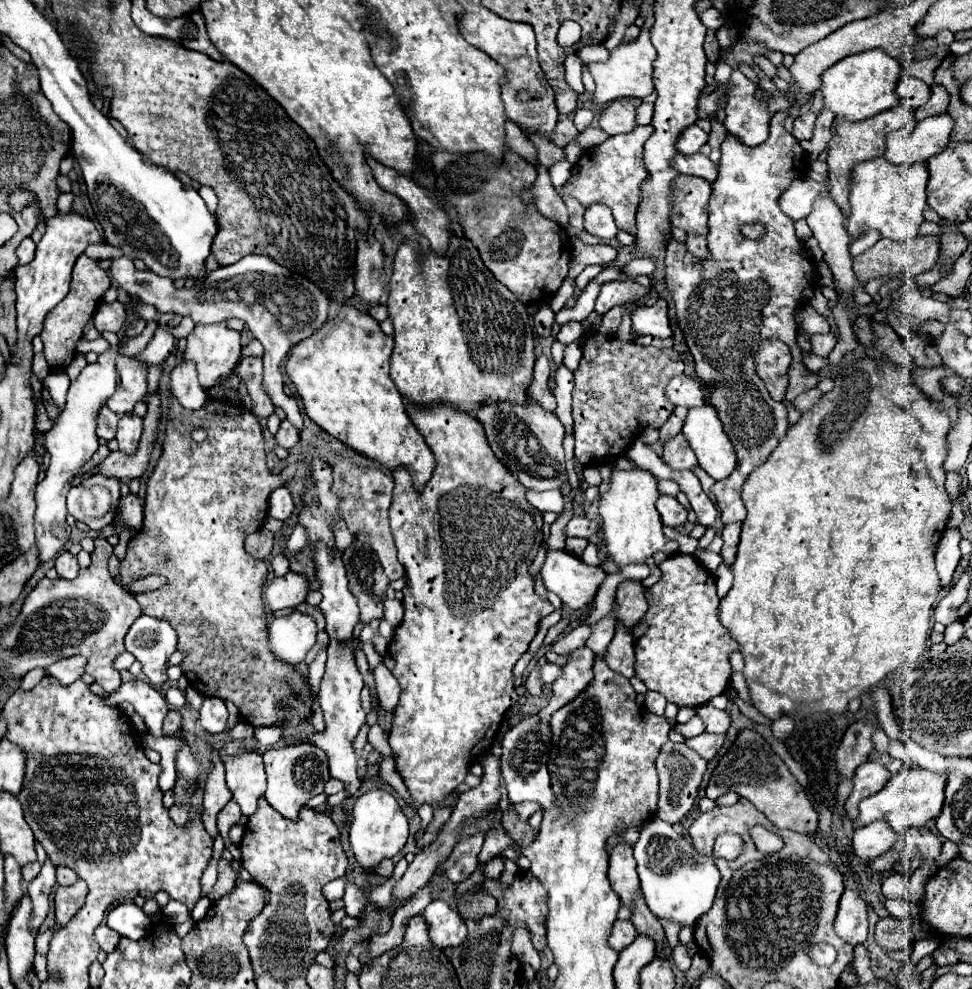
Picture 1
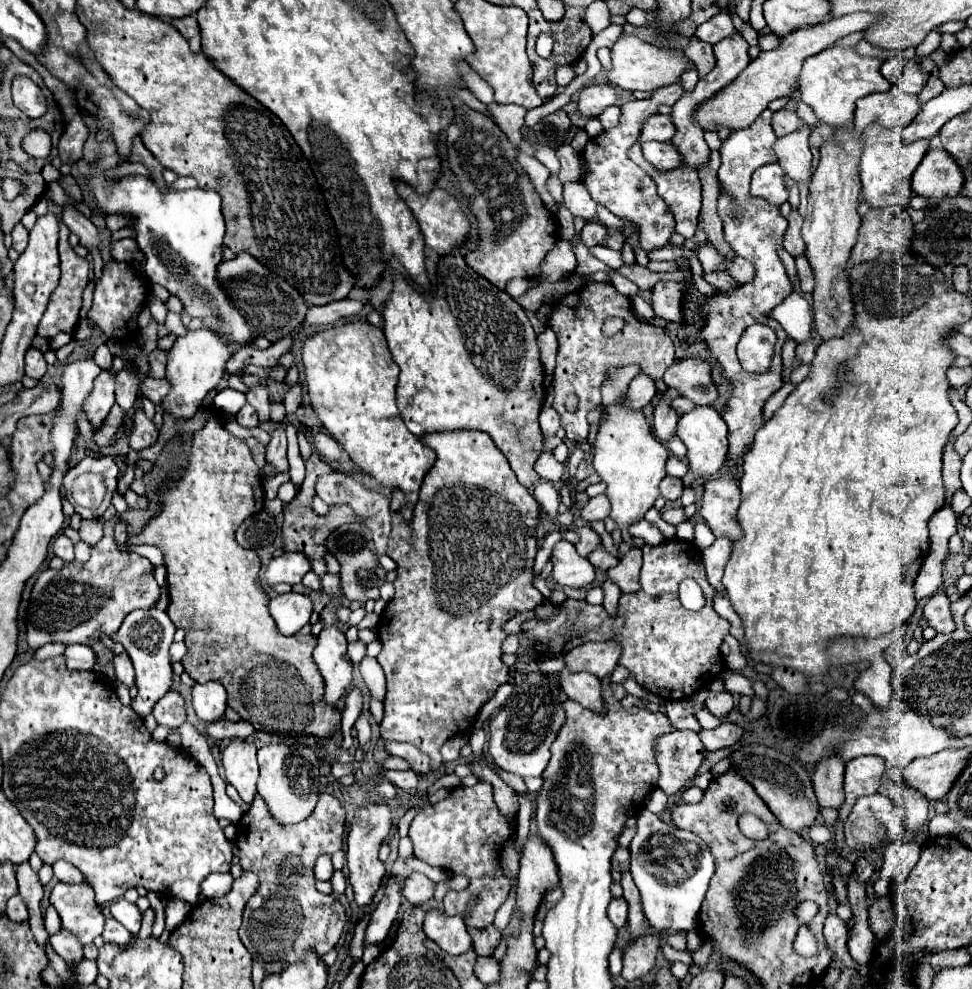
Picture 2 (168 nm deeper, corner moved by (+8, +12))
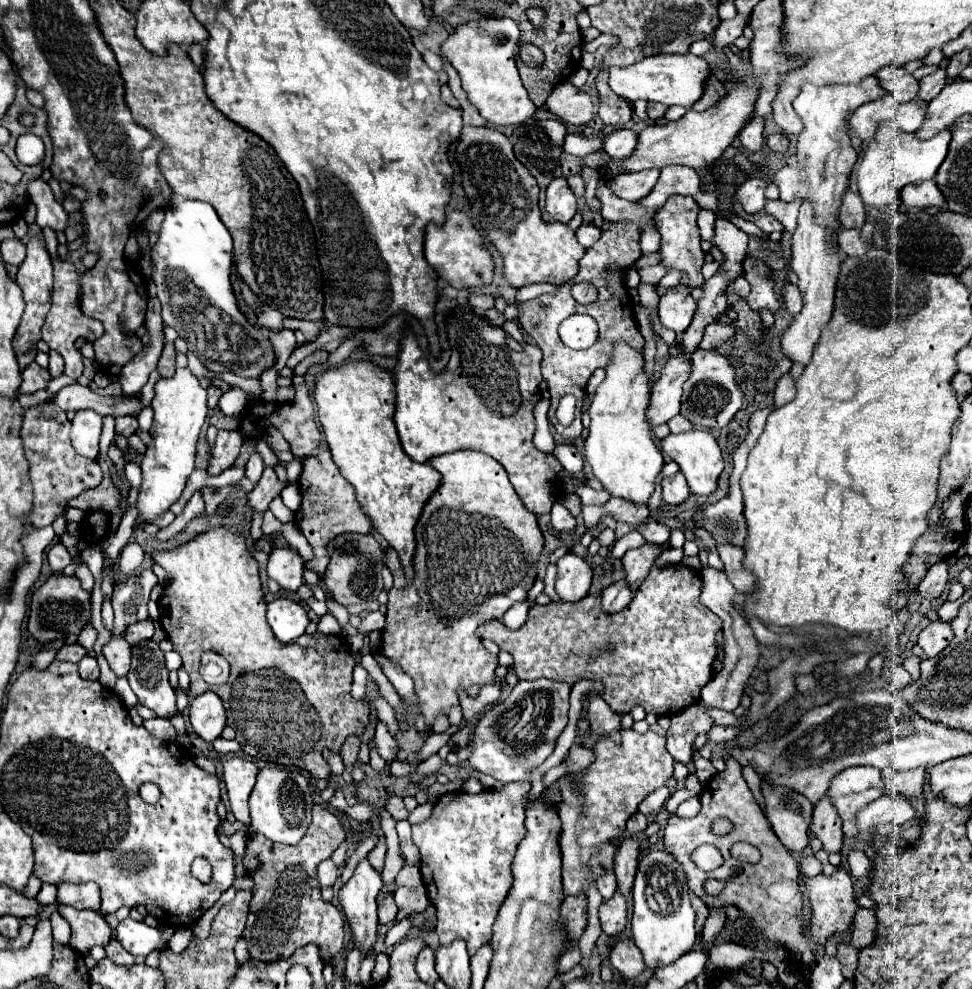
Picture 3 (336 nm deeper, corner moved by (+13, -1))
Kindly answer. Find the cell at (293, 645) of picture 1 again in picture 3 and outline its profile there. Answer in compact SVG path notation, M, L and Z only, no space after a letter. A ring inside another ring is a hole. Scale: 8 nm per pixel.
M275 598L267 608L267 622L279 642L295 642L309 624L307 610L291 598Z

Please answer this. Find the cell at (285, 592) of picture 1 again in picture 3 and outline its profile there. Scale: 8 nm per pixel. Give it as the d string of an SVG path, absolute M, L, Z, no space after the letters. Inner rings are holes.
M275 548L269 554L267 574L279 582L281 588L295 592L303 584L303 566L303 558L293 548Z

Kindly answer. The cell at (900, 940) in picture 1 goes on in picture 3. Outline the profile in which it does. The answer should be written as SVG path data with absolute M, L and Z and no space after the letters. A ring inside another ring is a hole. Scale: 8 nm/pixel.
M857 910L855 920L853 920L853 930L849 944L853 948L863 948L867 944L873 944L875 940L875 912L873 910Z

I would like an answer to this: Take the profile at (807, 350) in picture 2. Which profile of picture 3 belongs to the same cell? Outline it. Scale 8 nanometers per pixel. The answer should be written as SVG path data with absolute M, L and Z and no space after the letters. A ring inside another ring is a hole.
M785 374L785 376L777 382L777 388L775 388L775 392L773 392L773 406L775 406L775 408L781 408L781 406L785 406L791 398L795 398L795 380Z

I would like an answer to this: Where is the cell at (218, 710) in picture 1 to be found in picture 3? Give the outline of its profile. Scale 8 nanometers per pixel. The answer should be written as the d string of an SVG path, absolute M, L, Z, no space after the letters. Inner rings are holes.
M203 692L201 696L197 696L189 706L189 720L191 720L193 730L205 742L217 740L223 728L227 726L221 698L215 692Z

